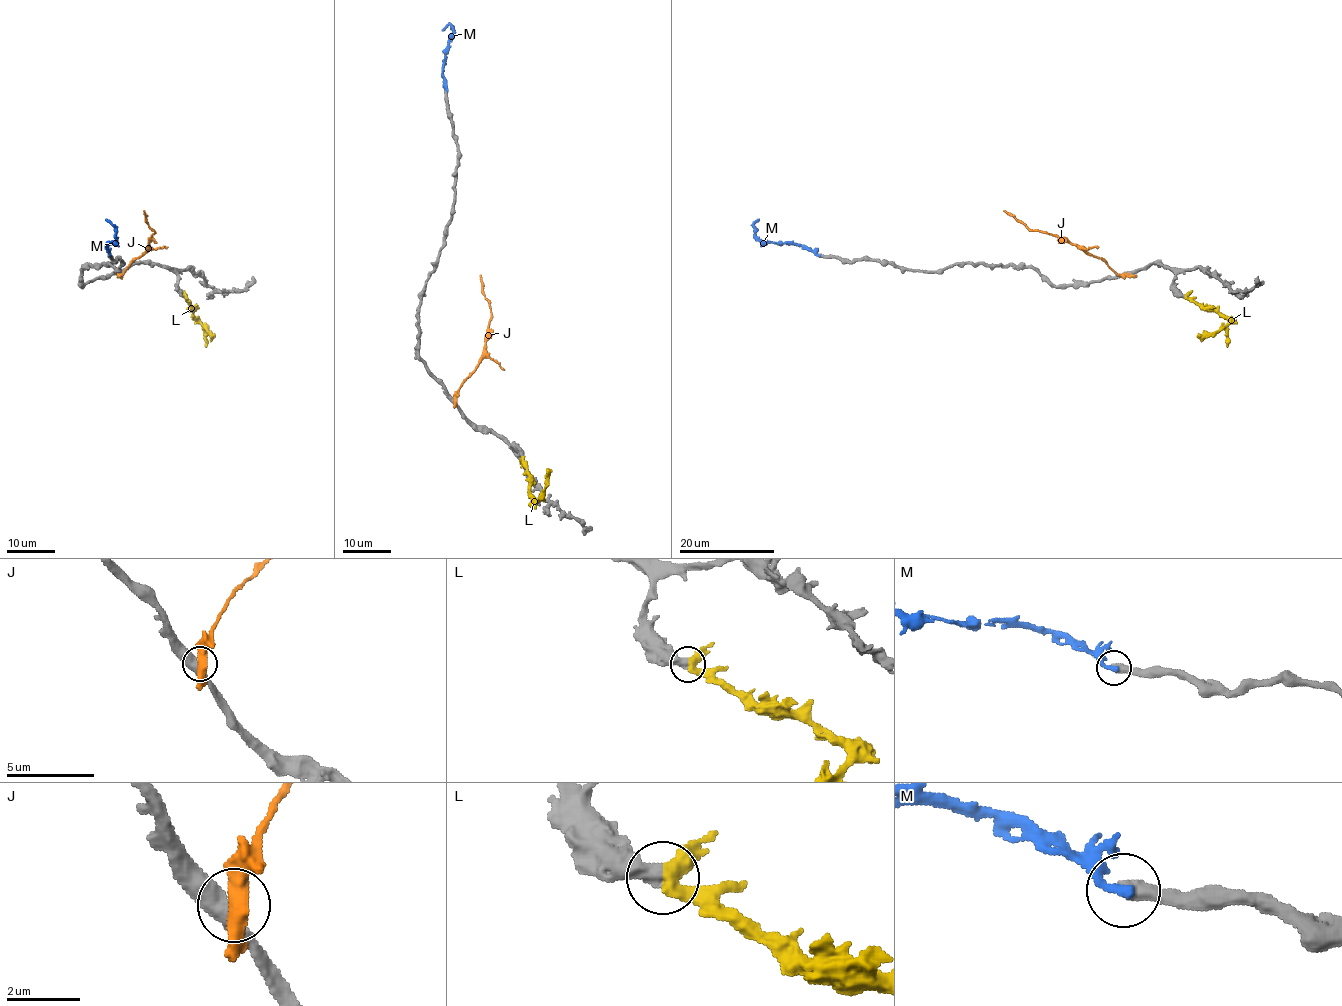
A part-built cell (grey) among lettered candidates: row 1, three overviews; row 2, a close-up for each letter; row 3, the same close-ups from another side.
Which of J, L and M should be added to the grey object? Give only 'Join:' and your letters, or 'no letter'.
Join: L

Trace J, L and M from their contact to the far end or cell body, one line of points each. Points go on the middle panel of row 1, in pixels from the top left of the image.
J: (455, 401), (457, 390), (483, 353), (487, 338), (489, 301), (483, 294), (480, 275)
L: (521, 457), (529, 476), (529, 492), (536, 500), (545, 486), (547, 469)
M: (446, 90), (443, 69), (452, 27), (449, 25), (442, 31)

